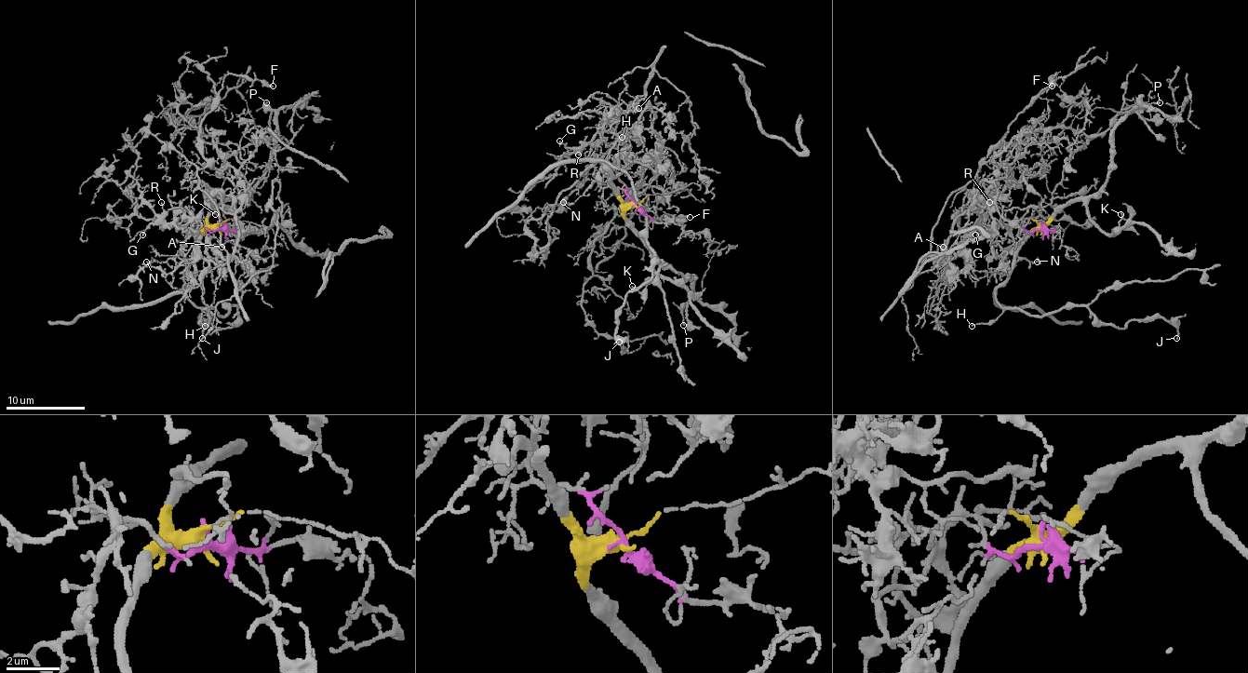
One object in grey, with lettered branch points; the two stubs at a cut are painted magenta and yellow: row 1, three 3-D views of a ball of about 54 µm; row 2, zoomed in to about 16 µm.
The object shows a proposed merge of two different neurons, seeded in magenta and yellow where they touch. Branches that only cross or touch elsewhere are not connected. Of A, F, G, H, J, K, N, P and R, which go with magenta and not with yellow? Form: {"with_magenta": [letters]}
{"with_magenta": ["A", "F", "G", "N", "R"]}

